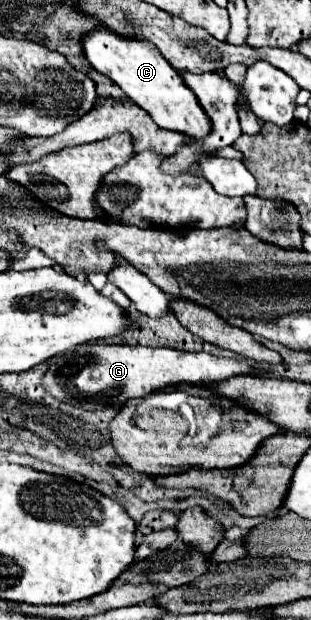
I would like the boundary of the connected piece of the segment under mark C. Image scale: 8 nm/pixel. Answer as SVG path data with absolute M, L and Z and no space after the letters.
M95 30L83 36L83 50L97 72L111 78L139 108L143 108L159 126L185 134L187 138L205 138L211 132L211 118L199 106L191 88L163 54L145 40L117 36L109 30Z

